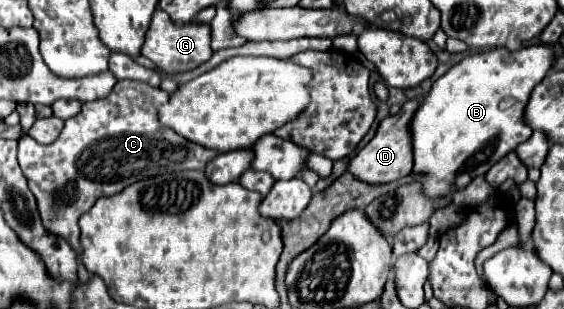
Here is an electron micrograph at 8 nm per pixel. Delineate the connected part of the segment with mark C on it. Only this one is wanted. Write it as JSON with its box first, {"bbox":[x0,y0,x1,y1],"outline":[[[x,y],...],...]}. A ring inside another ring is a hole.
{"bbox":[19,81,217,255],"outline":[[[119,81],[111,95],[105,99],[97,99],[91,103],[83,103],[79,115],[65,121],[65,127],[59,139],[51,145],[39,145],[31,137],[19,139],[19,165],[23,175],[29,181],[29,189],[37,199],[39,215],[43,227],[63,237],[79,255],[79,217],[87,213],[99,197],[109,197],[123,191],[127,185],[135,181],[143,181],[167,171],[189,171],[189,169],[205,169],[207,161],[211,161],[217,153],[205,149],[201,145],[189,143],[181,135],[175,135],[171,129],[163,127],[157,119],[157,109],[169,99],[169,93],[163,89],[155,89],[147,83],[139,81]]]}

